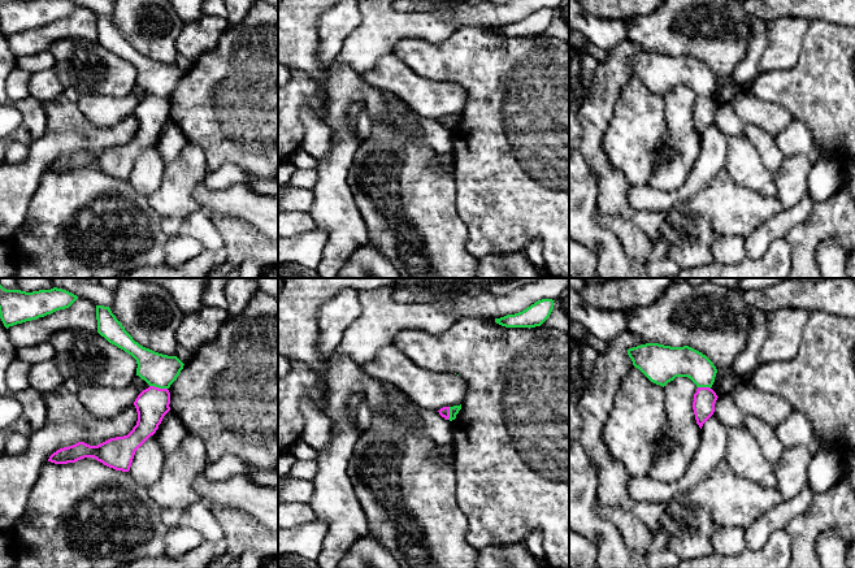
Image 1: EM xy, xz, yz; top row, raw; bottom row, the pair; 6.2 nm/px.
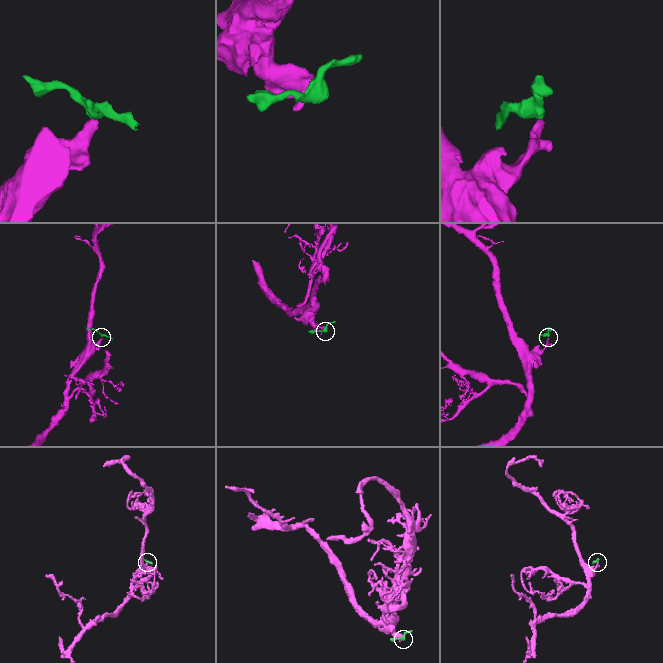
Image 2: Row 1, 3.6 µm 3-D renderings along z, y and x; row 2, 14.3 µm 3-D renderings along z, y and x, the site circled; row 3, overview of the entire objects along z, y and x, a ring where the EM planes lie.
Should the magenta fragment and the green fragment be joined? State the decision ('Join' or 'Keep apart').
Keep apart

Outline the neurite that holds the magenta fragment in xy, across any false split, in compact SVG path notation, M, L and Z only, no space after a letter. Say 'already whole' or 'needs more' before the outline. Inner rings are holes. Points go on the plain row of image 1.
already whole; M149 95L134 110L138 130L133 139L123 146L110 147L97 155L78 151L53 161L48 170L55 173L75 172L94 166L116 179L129 181L135 160L159 138L164 125L170 120L168 97Z

